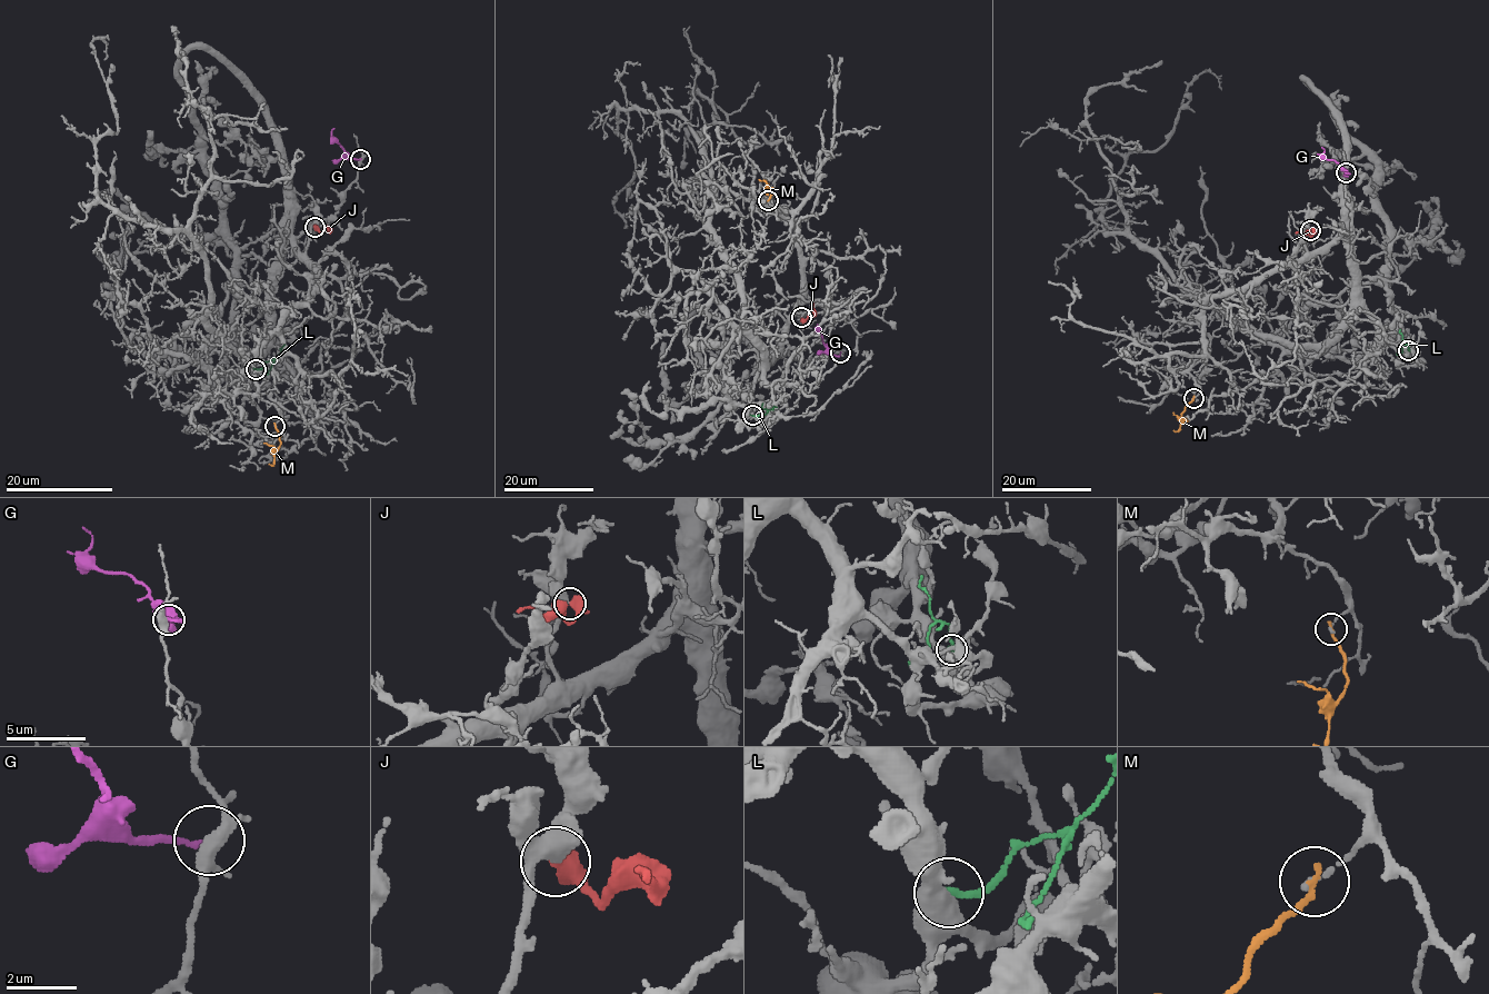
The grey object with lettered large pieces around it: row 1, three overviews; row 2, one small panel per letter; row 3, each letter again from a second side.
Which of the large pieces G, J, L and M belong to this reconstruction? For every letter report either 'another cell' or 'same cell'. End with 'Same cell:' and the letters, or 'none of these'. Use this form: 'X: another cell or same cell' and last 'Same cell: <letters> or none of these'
G: another cell
J: same cell
L: another cell
M: another cell
Same cell: J

